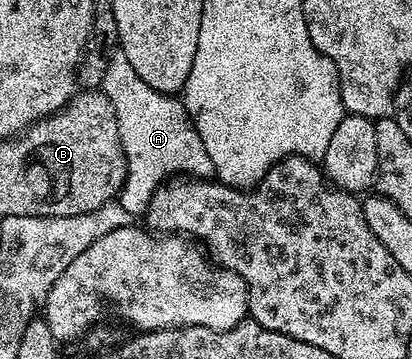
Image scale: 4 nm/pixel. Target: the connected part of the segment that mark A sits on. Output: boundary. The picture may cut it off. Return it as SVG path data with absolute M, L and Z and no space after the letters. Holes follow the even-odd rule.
M117 48L108 57L108 66L104 70L103 80L100 84L102 93L108 96L115 108L116 119L119 125L120 143L123 144L124 158L127 160L127 172L131 172L131 158L143 158L147 168L155 174L154 188L152 192L156 192L158 187L171 177L191 177L195 180L207 180L214 175L214 165L207 153L207 148L203 145L203 140L199 137L199 132L194 128L193 121L190 120L189 113L186 111L184 101L181 101L174 95L159 93L158 90L151 88L149 84L137 78L135 68L131 67L131 62L127 56L123 54L121 49ZM203 154L205 164L197 164L197 156Z

